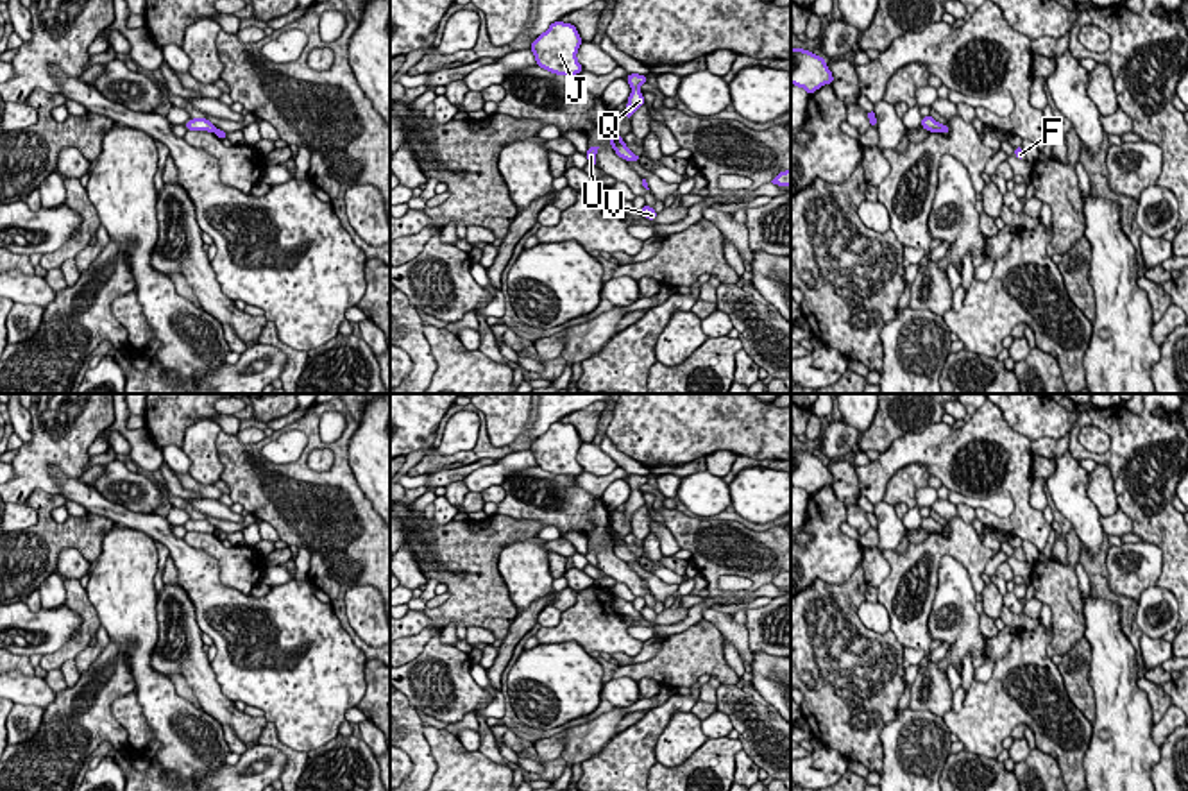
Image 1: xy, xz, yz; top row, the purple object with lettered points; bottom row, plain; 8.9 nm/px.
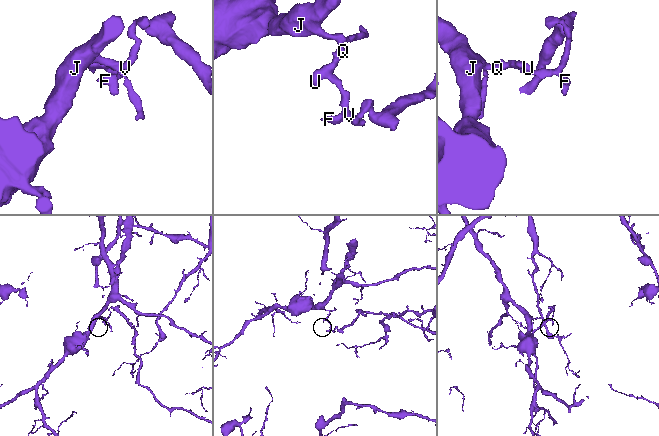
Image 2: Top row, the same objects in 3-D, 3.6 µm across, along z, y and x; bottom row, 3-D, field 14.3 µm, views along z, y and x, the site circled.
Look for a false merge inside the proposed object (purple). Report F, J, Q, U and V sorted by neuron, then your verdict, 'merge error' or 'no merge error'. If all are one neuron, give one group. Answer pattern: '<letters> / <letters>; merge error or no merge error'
F V / J Q U; merge error

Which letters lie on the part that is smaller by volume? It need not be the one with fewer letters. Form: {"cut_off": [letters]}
{"cut_off": ["F", "V"]}

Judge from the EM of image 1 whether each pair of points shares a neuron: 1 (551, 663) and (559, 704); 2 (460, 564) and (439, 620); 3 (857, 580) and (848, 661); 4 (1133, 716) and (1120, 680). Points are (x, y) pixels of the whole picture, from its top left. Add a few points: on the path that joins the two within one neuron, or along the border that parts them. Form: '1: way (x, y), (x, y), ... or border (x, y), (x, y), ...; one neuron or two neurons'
1: way (551, 673), (551, 693); one neuron
2: way (467, 578), (467, 591), (453, 605); one neuron
3: way (848, 600), (848, 641); one neuron
4: way (1124, 707), (1120, 704), (1120, 689); one neuron

